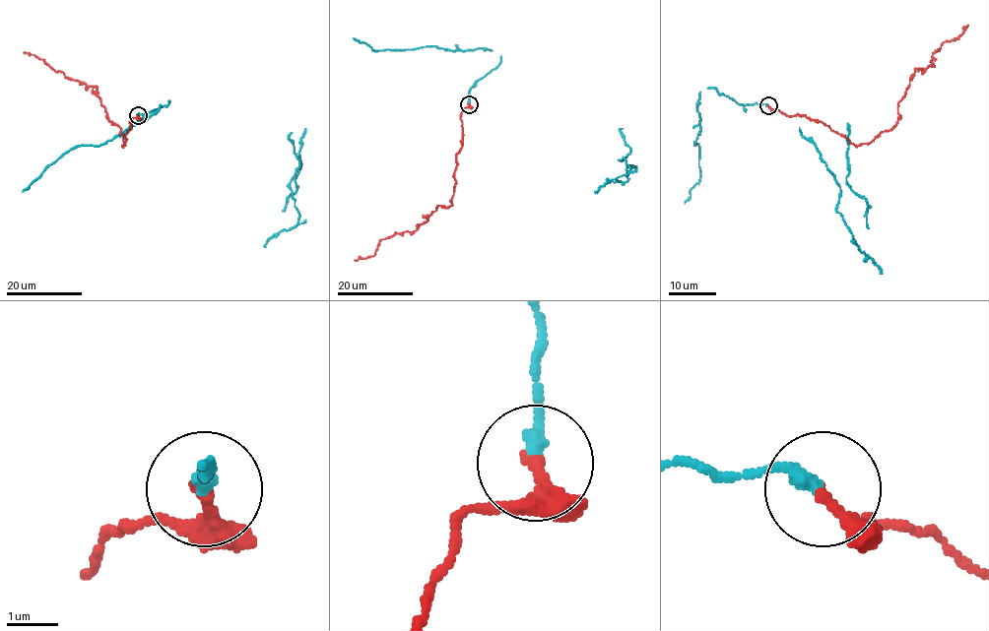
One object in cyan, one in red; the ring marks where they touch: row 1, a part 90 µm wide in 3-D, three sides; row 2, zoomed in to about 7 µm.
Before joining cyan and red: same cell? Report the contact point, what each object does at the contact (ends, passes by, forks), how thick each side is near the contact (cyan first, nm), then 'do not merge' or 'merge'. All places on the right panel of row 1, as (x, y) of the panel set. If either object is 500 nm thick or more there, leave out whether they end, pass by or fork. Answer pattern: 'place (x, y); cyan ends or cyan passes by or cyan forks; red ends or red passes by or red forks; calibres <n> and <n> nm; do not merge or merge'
place (768, 105); cyan ends; red ends; calibres 280 and 240 nm; merge

